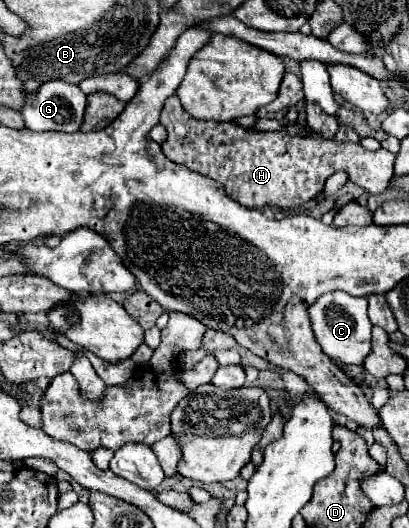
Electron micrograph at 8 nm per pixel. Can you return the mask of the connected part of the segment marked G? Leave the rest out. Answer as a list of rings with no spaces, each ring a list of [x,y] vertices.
[[[48,81],[36,91],[26,95],[24,109],[20,109],[24,125],[32,131],[66,131],[74,133],[82,125],[82,115],[86,107],[86,95],[78,85],[66,81]]]

